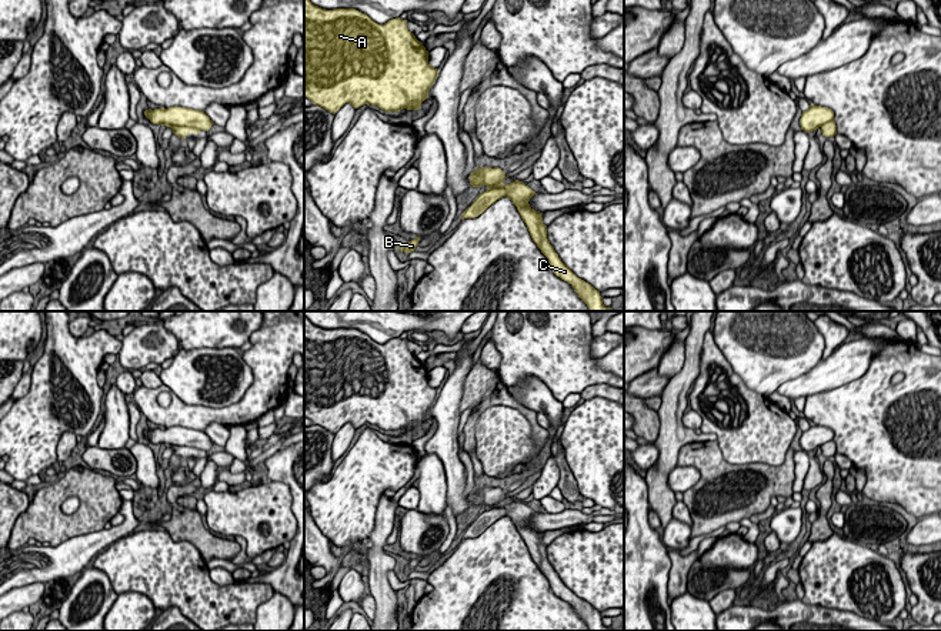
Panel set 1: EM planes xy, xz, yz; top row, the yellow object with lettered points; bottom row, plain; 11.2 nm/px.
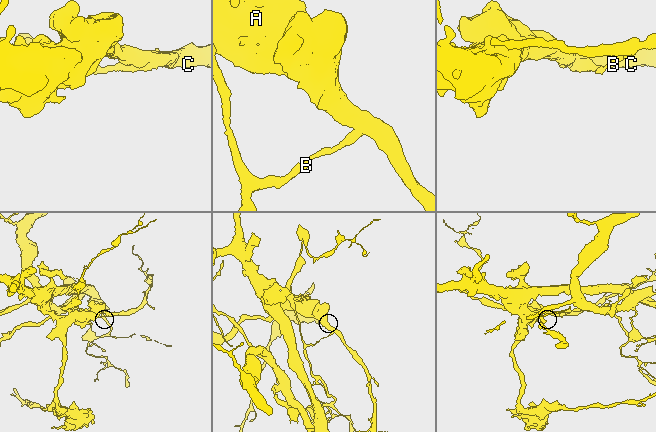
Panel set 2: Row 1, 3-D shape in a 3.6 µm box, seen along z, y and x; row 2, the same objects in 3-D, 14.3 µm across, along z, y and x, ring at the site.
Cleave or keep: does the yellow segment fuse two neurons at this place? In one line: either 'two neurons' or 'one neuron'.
two neurons

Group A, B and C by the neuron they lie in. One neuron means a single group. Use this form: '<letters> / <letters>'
A C / B

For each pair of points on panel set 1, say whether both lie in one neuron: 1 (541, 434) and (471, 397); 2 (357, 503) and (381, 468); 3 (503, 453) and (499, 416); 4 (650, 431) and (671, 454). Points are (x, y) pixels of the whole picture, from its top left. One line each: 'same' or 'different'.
1: same
2: same
3: same
4: different

